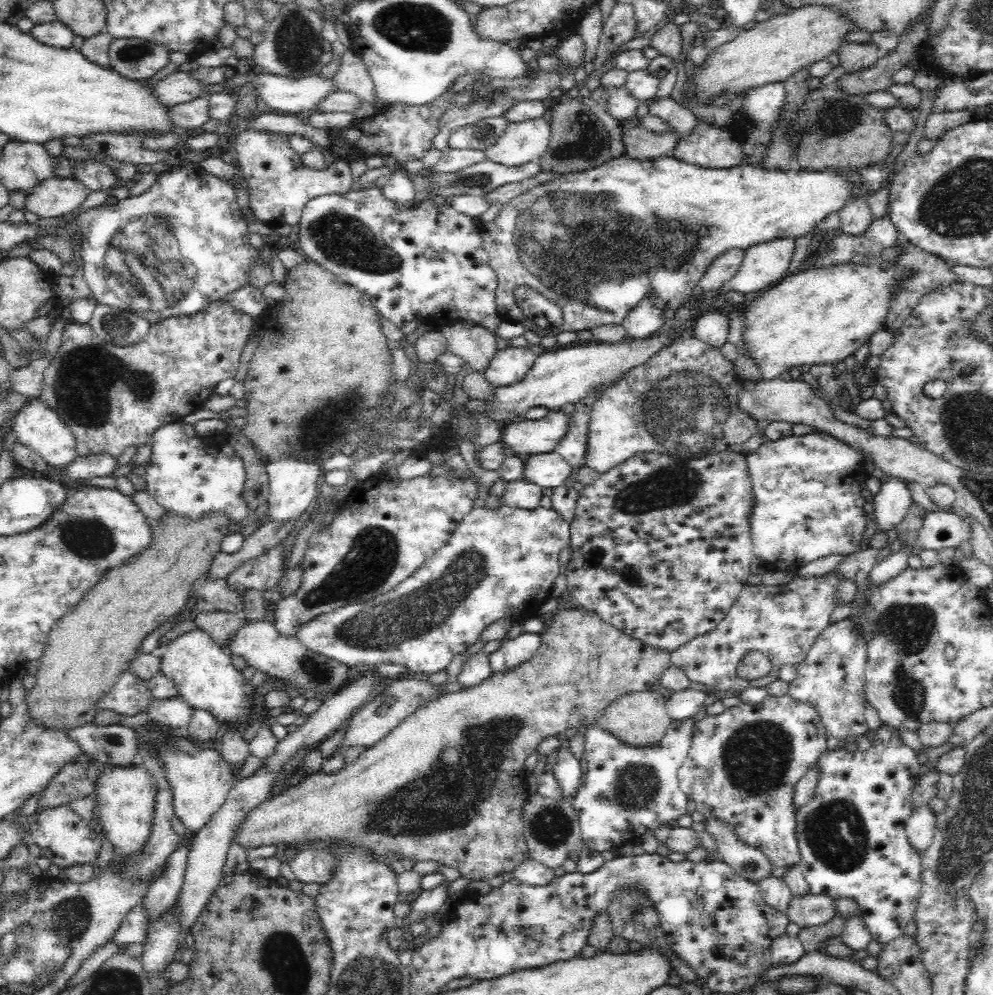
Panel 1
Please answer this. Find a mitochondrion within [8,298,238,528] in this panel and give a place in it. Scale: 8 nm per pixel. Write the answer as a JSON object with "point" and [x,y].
{"point":[87,375]}

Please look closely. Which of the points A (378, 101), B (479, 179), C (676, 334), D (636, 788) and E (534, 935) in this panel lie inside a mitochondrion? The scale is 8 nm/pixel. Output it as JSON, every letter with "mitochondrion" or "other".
{"A":"other","B":"mitochondrion","C":"other","D":"mitochondrion","E":"mitochondrion"}

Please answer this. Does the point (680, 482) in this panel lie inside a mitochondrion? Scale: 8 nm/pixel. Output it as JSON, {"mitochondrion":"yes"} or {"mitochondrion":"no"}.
{"mitochondrion":"yes"}

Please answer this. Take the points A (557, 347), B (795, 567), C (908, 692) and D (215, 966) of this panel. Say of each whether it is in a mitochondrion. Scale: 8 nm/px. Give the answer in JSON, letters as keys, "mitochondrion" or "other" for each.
{"A":"other","B":"other","C":"mitochondrion","D":"other"}

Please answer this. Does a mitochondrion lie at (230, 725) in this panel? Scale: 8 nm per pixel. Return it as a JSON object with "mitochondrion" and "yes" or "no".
{"mitochondrion":"no"}

